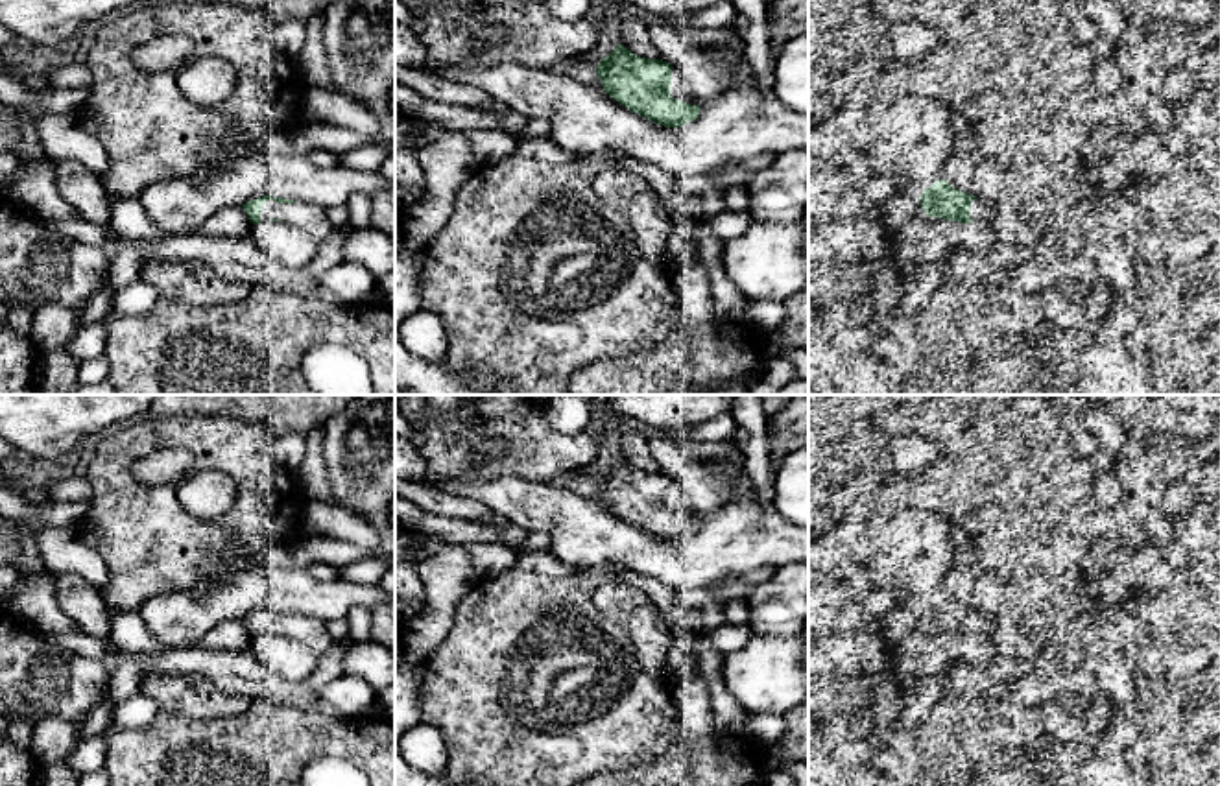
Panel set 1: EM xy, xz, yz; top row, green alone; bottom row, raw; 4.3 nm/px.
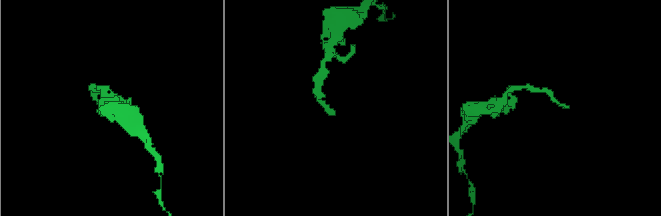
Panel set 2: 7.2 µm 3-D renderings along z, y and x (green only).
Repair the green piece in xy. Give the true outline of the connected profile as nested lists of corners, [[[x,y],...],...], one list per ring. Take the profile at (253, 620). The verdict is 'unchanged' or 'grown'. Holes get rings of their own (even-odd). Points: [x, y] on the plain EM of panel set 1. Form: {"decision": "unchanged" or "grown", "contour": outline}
{"decision": "grown", "contour": [[[262,609],[242,618],[253,638],[282,635],[305,642],[317,653],[323,653],[332,638],[323,622],[303,614]]]}

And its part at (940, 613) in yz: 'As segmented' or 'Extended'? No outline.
Extended

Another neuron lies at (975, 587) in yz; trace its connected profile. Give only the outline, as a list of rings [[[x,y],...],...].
[[[956,568],[945,583],[945,594],[965,607],[971,607],[986,616],[997,618],[1000,613],[1008,589],[987,570]]]

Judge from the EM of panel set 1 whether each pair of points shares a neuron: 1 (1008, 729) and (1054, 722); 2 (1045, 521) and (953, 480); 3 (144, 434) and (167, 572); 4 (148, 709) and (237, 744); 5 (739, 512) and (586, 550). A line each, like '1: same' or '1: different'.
1: different
2: same
3: same
4: different
5: same

